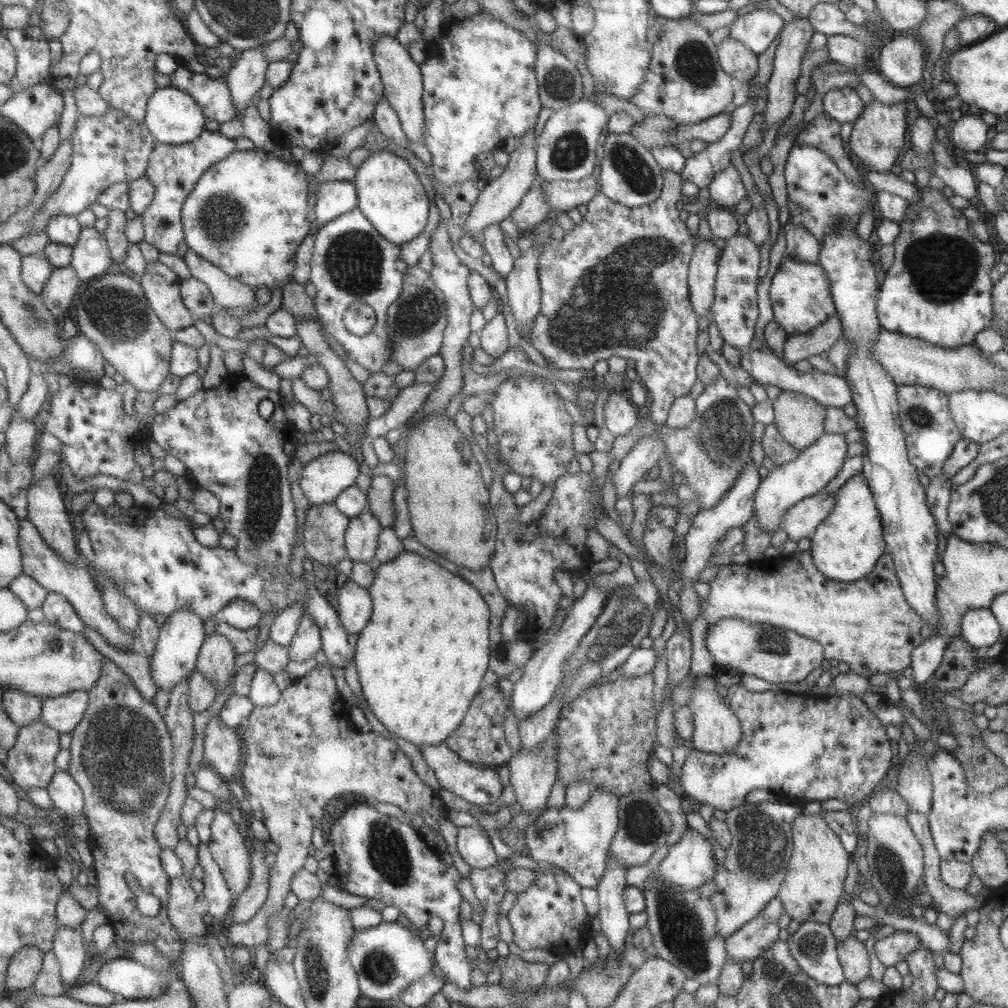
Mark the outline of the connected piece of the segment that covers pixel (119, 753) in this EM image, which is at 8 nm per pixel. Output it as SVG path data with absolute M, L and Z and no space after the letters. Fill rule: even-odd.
M107 659L101 680L89 691L91 698L85 719L73 733L71 768L69 773L81 785L86 799L85 815L90 826L91 837L88 841L94 851L94 870L97 874L100 890L100 906L108 910L110 923L116 934L124 941L149 942L161 954L177 964L183 950L183 940L170 919L170 888L172 878L163 870L161 850L155 829L161 819L171 795L171 783L174 779L175 748L171 732L164 714L144 698L141 690L127 673L123 673L117 662ZM132 873L142 890L159 898L161 907L158 915L145 916L137 908L137 894L131 890L125 874Z

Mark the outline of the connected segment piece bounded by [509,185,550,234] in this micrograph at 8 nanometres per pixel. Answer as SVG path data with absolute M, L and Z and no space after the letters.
M534 185L525 192L509 218L513 220L517 230L526 234L532 232L545 219L545 215L549 211L549 204L545 202L545 194L541 192L539 186Z

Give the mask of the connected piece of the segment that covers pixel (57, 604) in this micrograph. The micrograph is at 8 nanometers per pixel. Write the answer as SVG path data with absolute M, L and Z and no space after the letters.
M50 592L44 602L43 610L46 621L61 628L84 634L84 620L77 614L76 608L66 596Z

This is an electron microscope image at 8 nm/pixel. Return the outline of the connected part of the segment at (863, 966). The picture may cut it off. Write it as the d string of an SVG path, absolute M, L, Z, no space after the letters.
M847 938L837 943L836 952L845 981L856 985L869 977L869 952L863 943Z

